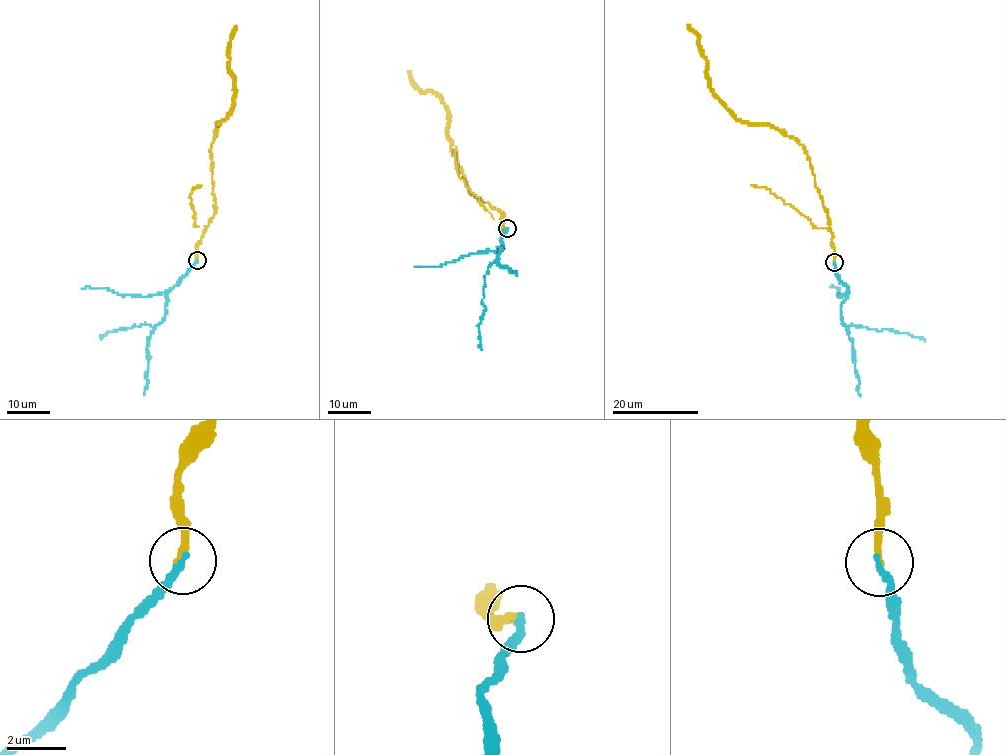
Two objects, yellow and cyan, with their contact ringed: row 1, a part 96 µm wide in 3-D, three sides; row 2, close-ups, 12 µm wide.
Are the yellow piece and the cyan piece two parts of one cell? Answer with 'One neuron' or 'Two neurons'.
One neuron

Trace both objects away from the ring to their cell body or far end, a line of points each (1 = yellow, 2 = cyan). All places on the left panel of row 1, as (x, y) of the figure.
1: (197, 260), (196, 245), (214, 211), (210, 150), (217, 123), (231, 108), (235, 93), (228, 55), (237, 25)
2: (197, 261), (166, 298), (164, 320), (154, 326), (142, 324), (107, 331), (101, 339)

